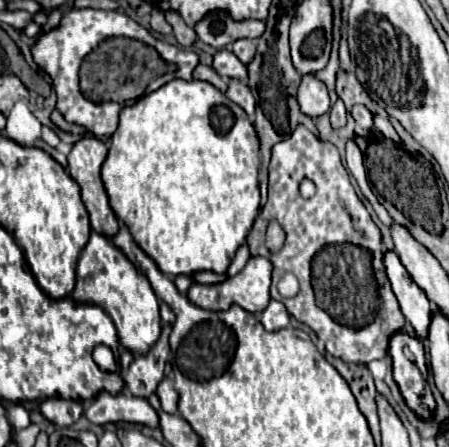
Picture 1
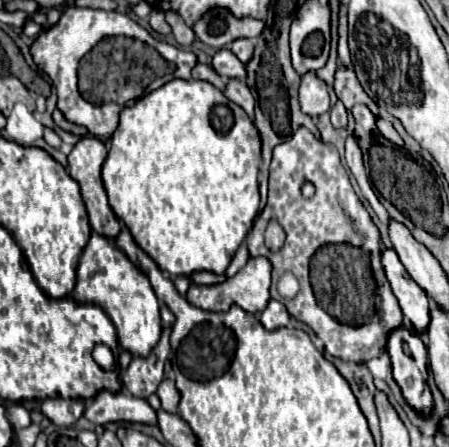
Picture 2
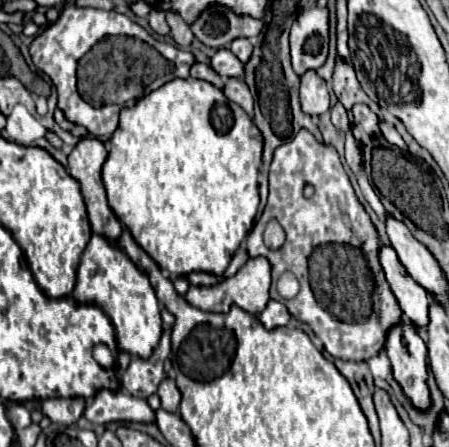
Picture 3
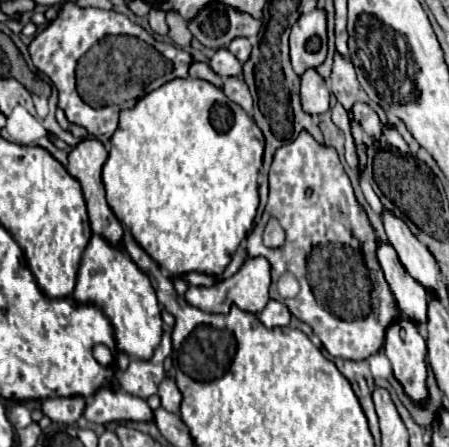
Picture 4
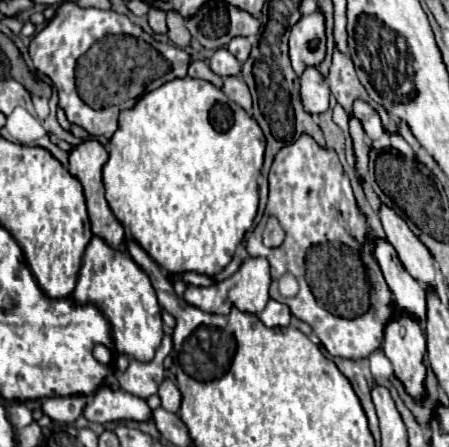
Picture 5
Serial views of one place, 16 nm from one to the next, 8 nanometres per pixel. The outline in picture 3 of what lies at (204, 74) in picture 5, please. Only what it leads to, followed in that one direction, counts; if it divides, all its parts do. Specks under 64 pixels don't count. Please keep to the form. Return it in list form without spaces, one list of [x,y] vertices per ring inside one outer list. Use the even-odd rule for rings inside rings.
[[[198,62],[198,64],[194,64],[194,66],[192,66],[190,76],[192,76],[192,78],[206,80],[206,82],[214,84],[214,86],[216,86],[216,88],[220,88],[220,90],[224,88],[224,80],[222,80],[222,78],[220,78],[220,76],[218,76],[210,66],[208,66],[208,64],[200,64],[200,62]]]

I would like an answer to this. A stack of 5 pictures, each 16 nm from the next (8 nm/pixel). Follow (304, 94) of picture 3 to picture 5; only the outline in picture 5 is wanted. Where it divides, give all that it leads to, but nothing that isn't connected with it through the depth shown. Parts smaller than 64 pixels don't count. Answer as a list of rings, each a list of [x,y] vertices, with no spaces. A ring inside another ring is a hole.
[[[308,68],[300,76],[300,82],[302,82],[300,96],[302,96],[304,110],[308,114],[322,114],[322,112],[326,112],[328,110],[328,96],[330,96],[326,78],[316,68]]]

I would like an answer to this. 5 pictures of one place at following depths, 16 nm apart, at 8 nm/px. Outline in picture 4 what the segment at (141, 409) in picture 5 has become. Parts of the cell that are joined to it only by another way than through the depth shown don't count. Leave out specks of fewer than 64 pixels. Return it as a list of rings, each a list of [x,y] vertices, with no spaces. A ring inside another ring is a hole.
[[[100,388],[94,398],[88,402],[84,410],[86,420],[96,424],[106,422],[120,422],[120,420],[132,420],[132,422],[152,422],[154,412],[146,404],[146,400],[140,400],[138,396],[128,396],[124,390],[110,390]]]

